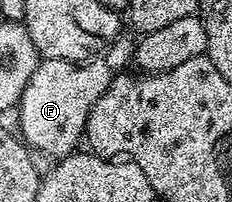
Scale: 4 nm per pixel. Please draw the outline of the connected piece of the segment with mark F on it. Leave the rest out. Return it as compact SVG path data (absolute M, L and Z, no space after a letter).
M120 37L102 52L98 57L92 57L82 63L70 63L64 59L43 59L39 68L33 73L29 85L25 85L25 93L19 98L17 104L20 111L20 132L22 142L28 148L40 151L43 155L55 155L62 157L70 155L76 150L75 147L84 138L87 130L87 118L101 93L109 89L109 85L115 80L116 75L124 70L126 63L130 64L133 59L133 43L126 37Z

